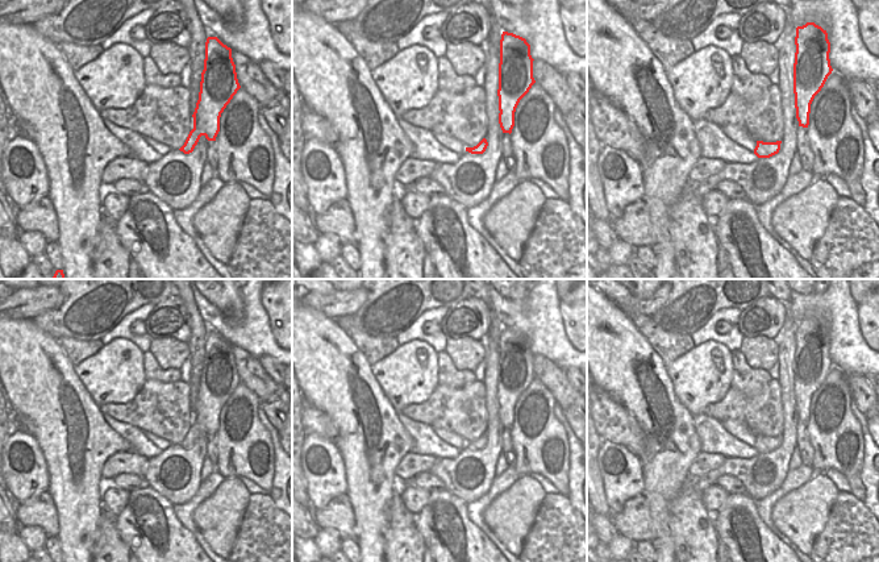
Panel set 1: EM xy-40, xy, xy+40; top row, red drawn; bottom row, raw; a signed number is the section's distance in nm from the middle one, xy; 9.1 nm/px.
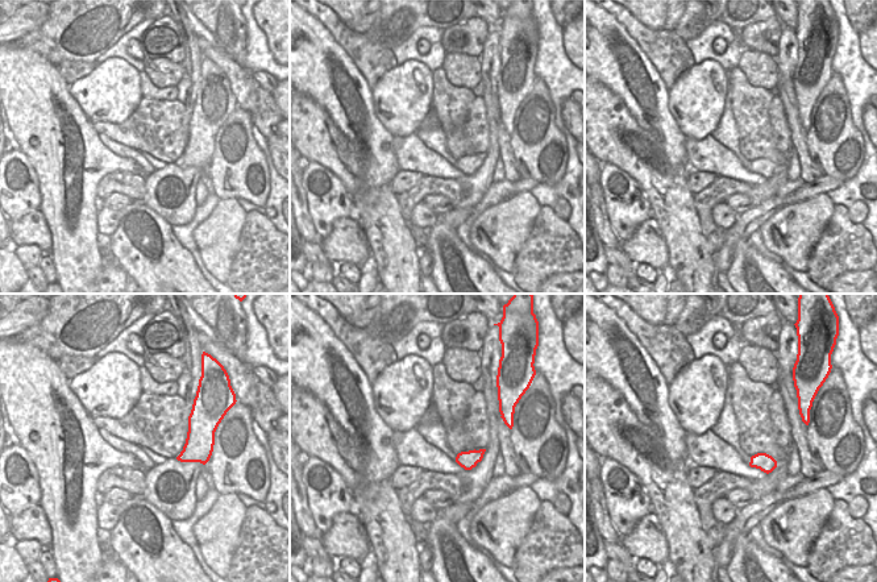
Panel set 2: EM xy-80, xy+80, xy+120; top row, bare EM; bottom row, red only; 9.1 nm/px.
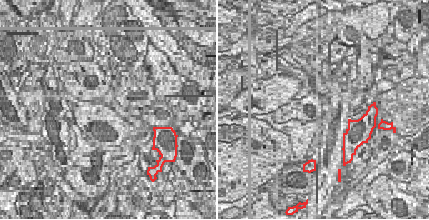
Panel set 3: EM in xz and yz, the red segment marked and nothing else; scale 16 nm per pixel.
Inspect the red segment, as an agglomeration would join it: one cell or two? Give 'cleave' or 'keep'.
keep

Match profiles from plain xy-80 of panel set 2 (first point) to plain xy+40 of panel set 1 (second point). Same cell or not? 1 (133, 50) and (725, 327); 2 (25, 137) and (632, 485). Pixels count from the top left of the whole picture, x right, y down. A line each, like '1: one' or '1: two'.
1: one
2: two

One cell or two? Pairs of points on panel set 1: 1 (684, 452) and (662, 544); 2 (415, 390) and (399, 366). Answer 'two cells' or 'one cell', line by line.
1: one cell
2: one cell

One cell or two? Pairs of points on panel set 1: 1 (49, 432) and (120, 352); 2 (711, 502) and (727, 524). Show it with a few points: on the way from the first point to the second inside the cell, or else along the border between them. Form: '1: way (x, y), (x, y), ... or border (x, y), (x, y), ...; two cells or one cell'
1: border (73, 366), (86, 391), (99, 406); two cells
2: border (728, 495), (727, 500), (715, 512); two cells

